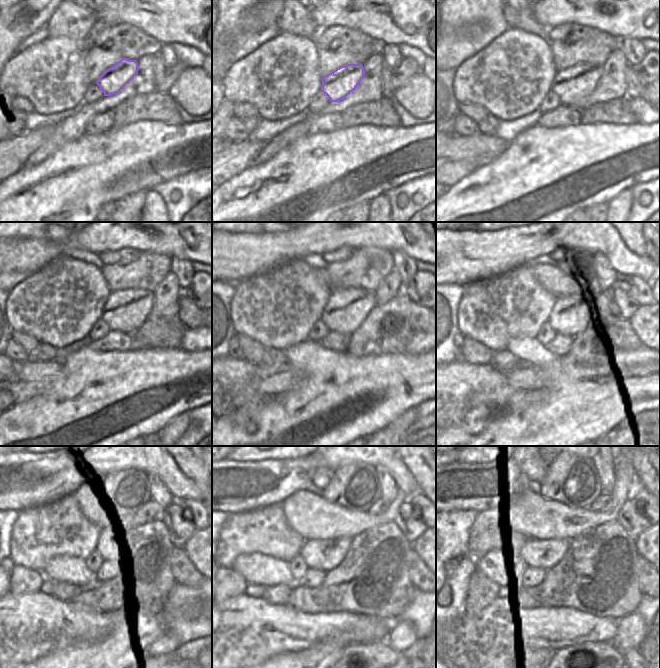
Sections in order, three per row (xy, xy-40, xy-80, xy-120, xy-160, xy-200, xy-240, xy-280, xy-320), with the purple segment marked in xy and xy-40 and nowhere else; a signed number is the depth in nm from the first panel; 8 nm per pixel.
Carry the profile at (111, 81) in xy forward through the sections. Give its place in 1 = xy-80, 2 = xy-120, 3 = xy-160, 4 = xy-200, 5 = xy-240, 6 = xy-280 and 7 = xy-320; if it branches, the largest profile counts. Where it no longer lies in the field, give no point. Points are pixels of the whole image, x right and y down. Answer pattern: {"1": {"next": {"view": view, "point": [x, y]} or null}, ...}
{"1": {"next": {"view": "xy-80", "point": [571, 85]}}, "2": {"next": {"view": "xy-120", "point": [125, 310]}}, "3": {"next": {"view": "xy-160", "point": [347, 308]}}, "4": {"next": {"view": "xy-200", "point": [569, 314]}}, "5": {"next": {"view": "xy-240", "point": [114, 543]}}, "6": {"next": {"view": "xy-280", "point": [325, 555]}}, "7": {"next": {"view": "xy-320", "point": [545, 554]}}}

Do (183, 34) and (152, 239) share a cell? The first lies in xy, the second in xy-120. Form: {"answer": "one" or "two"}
{"answer": "one"}

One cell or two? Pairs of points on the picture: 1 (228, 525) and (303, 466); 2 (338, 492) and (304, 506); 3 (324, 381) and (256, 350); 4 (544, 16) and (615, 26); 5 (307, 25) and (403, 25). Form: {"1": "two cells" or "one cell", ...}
{"1": "two cells", "2": "two cells", "3": "two cells", "4": "one cell", "5": "two cells"}

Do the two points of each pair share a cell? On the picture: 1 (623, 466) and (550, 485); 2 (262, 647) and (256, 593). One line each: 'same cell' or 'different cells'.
1: different cells
2: same cell

